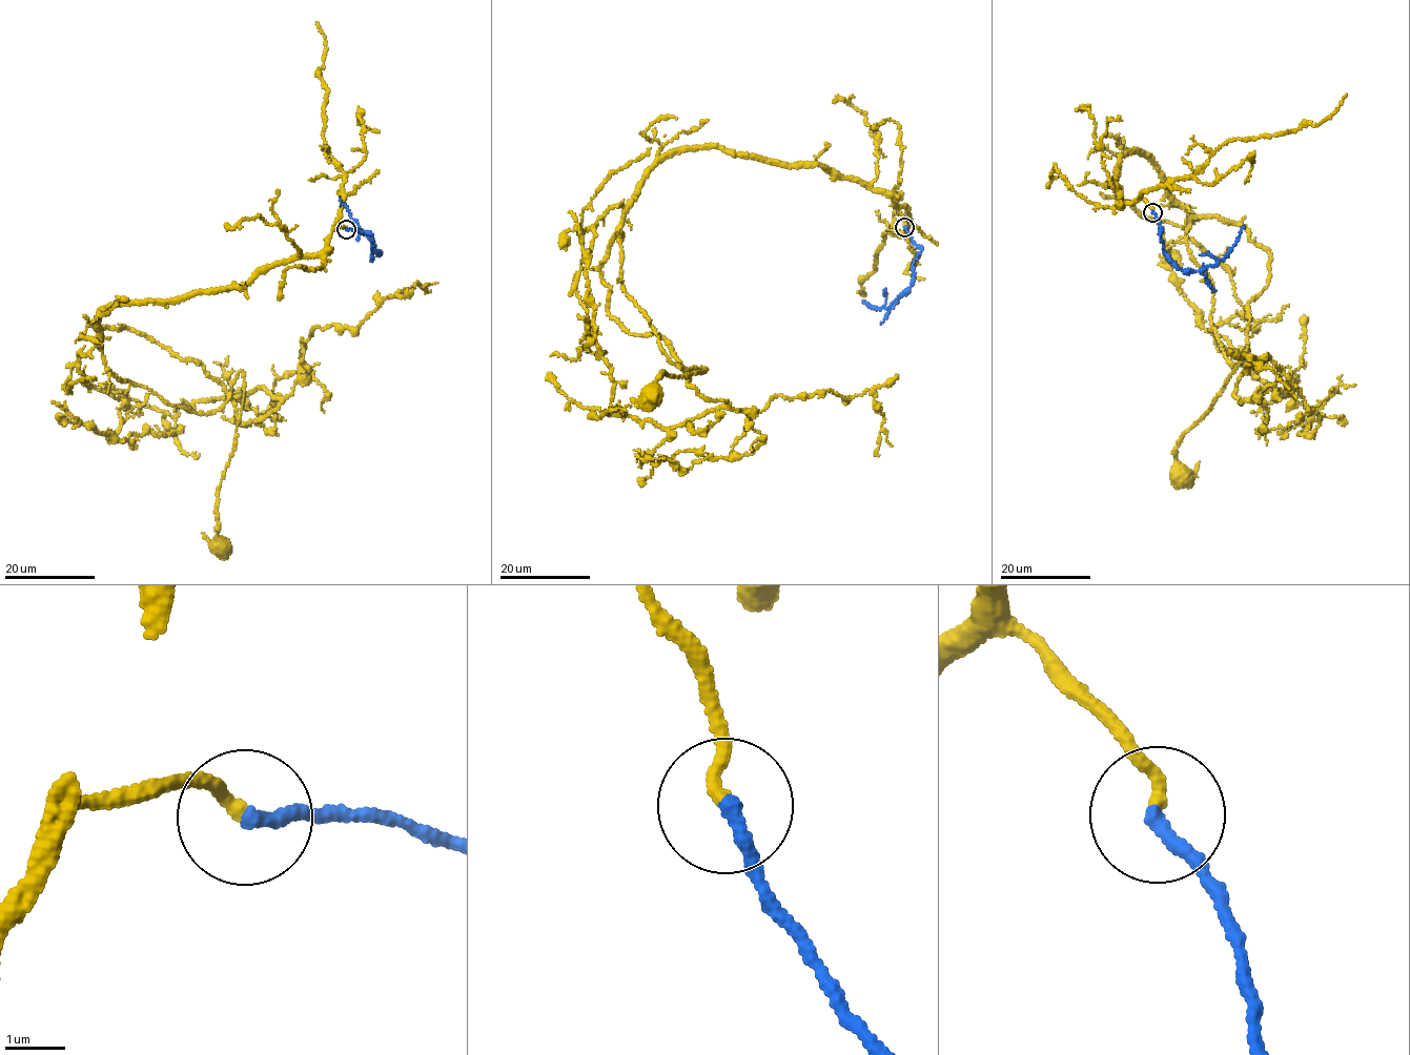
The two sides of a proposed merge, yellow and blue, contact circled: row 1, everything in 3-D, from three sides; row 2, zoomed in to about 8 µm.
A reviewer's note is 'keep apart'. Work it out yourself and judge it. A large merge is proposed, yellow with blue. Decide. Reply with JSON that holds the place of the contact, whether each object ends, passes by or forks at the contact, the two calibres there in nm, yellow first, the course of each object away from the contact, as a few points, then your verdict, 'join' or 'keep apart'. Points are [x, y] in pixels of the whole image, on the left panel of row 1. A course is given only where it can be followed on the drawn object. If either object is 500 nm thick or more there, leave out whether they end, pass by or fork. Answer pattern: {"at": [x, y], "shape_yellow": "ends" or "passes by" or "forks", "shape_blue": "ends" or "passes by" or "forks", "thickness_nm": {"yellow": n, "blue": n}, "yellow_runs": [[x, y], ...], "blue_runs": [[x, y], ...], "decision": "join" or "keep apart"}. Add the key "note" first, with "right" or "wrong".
{"note": "wrong", "at": [346, 229], "shape_yellow": "ends", "shape_blue": "ends", "thickness_nm": {"yellow": 220, "blue": 240}, "yellow_runs": [[347, 228], [243, 286], [119, 302], [99, 319], [107, 370], [166, 402], [216, 411], [243, 372], [221, 546]], "blue_runs": [[347, 229], [373, 236], [372, 249], [380, 253], [340, 198]], "decision": "join"}

